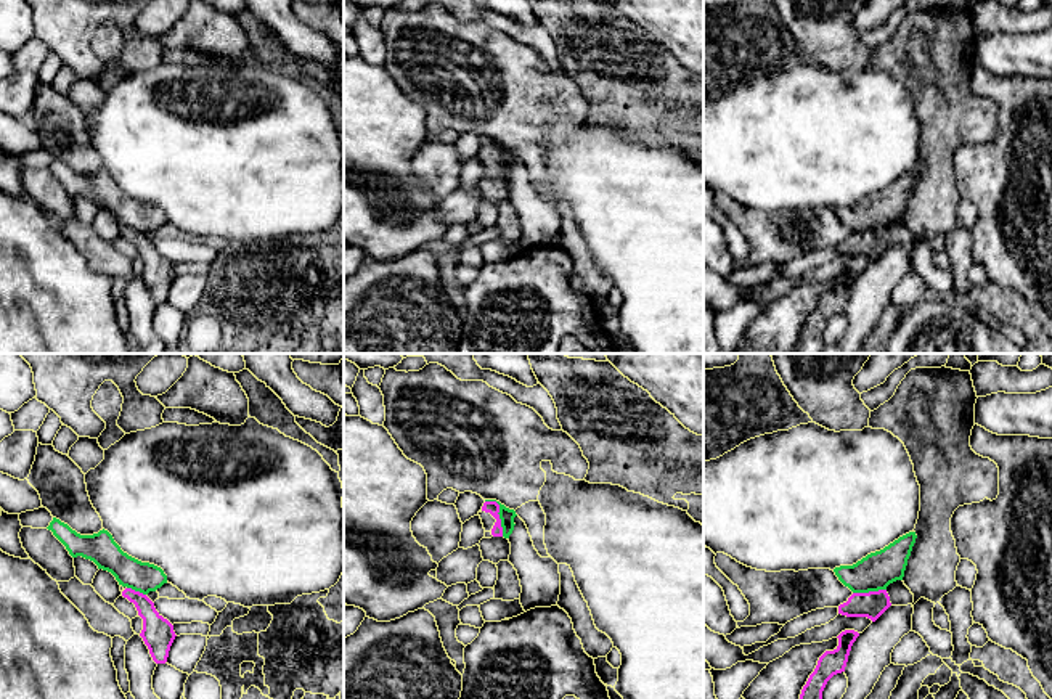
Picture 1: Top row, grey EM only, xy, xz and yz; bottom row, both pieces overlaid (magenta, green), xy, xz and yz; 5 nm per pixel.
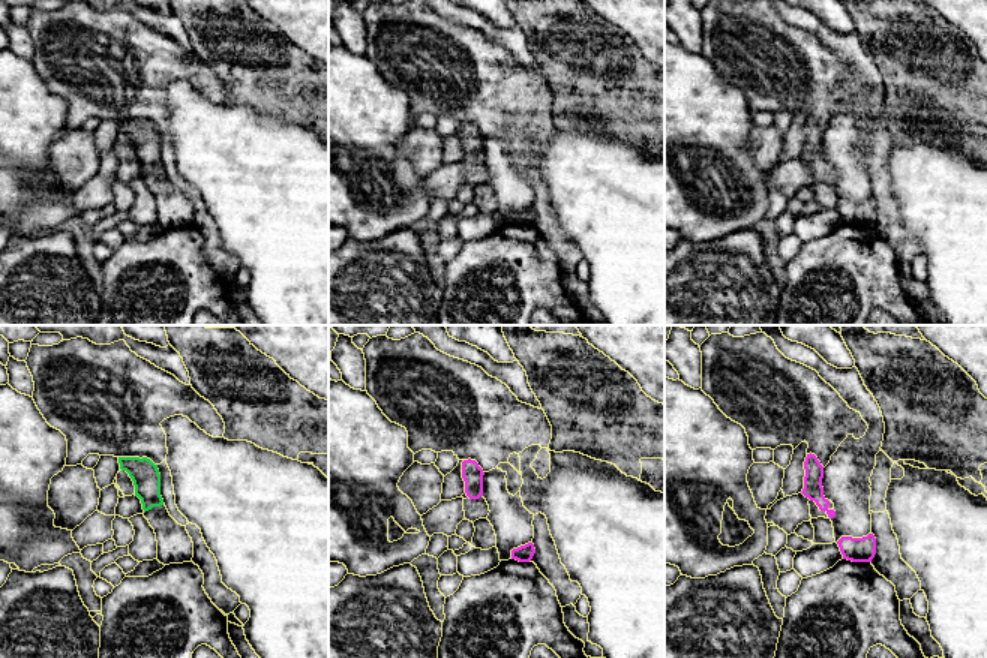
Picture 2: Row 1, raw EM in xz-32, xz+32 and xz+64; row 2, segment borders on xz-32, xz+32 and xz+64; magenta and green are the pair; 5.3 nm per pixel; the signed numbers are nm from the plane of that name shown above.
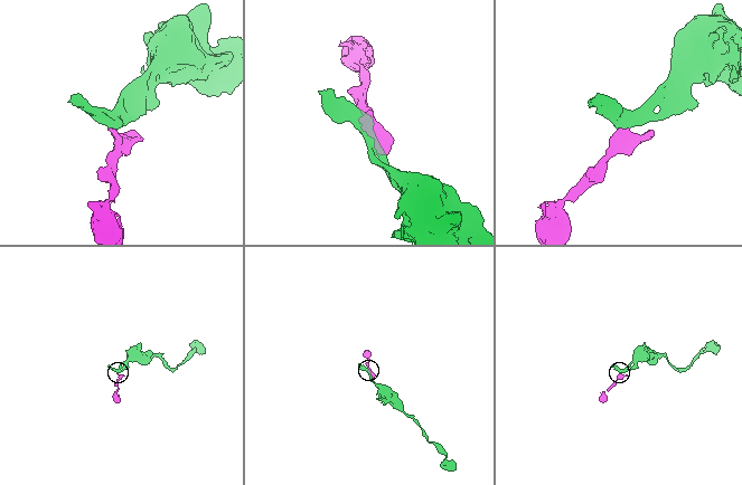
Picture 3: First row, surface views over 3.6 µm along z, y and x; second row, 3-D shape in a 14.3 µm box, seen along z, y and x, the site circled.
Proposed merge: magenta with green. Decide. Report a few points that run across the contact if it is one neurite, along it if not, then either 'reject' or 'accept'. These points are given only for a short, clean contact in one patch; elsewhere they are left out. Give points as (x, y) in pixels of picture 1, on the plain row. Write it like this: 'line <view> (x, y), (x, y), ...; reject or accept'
line xz (485, 140), (493, 140), (498, 145), (503, 175); reject

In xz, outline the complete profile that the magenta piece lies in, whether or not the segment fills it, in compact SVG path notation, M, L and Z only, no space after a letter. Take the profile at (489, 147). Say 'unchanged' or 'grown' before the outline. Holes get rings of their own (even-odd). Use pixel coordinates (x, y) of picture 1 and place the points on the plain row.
grown; M485 141L482 151L479 153L485 172L493 177L503 177L503 167L499 159L499 145L496 141Z

